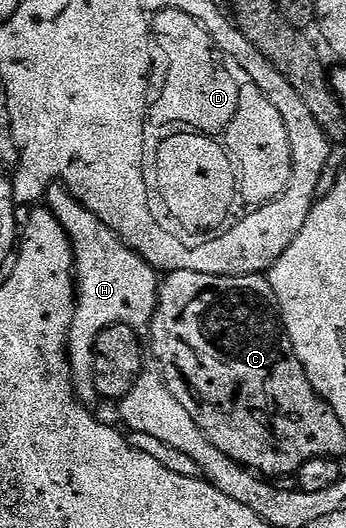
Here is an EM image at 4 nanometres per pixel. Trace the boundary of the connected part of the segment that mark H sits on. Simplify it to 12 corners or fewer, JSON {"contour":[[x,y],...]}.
{"contour":[[71,191],[45,196],[75,246],[72,368],[100,331],[150,328],[160,272]]}

